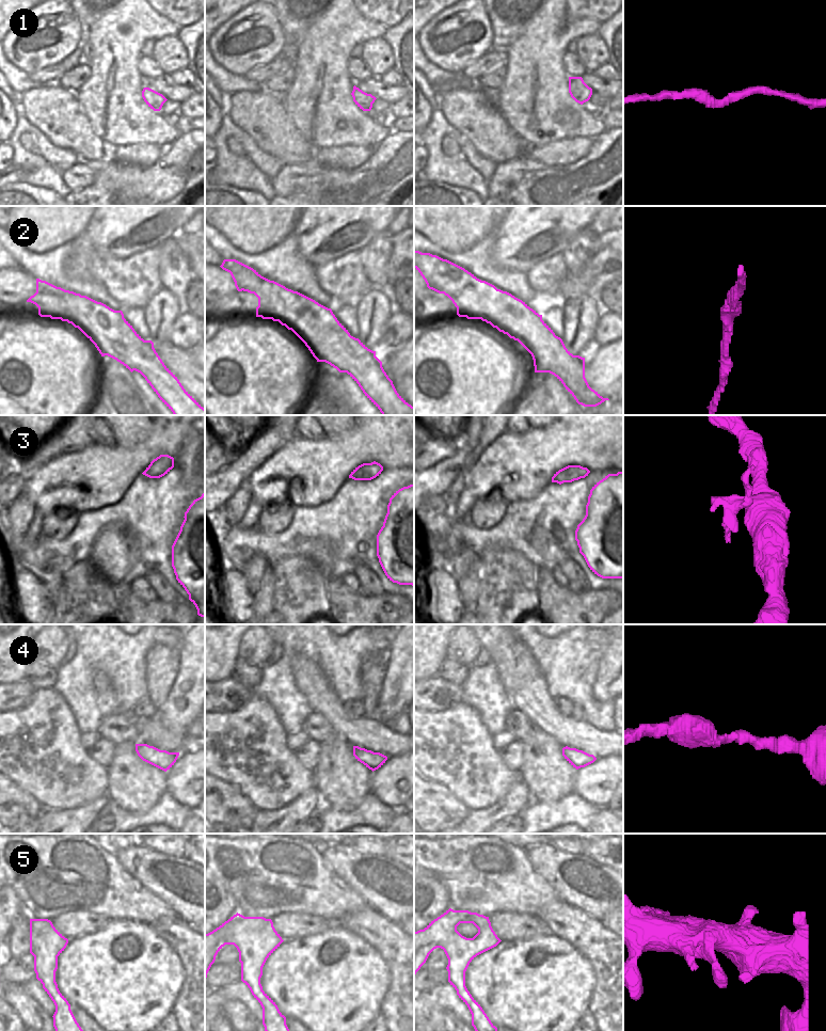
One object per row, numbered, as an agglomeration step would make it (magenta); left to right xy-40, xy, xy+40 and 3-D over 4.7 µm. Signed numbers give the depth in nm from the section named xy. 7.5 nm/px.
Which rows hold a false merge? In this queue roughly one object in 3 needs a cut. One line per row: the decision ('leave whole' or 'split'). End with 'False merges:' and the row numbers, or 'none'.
1: leave whole
2: split
3: leave whole
4: leave whole
5: leave whole
False merges: 2

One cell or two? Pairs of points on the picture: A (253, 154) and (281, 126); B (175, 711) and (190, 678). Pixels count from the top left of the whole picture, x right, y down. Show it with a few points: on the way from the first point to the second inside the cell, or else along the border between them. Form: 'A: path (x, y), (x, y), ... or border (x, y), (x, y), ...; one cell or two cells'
A: border (244, 130), (267, 153), (281, 161); two cells
B: path (181, 702), (181, 697), (190, 686); one cell

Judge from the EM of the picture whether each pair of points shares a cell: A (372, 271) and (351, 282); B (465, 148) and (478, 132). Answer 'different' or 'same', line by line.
A: different
B: different

